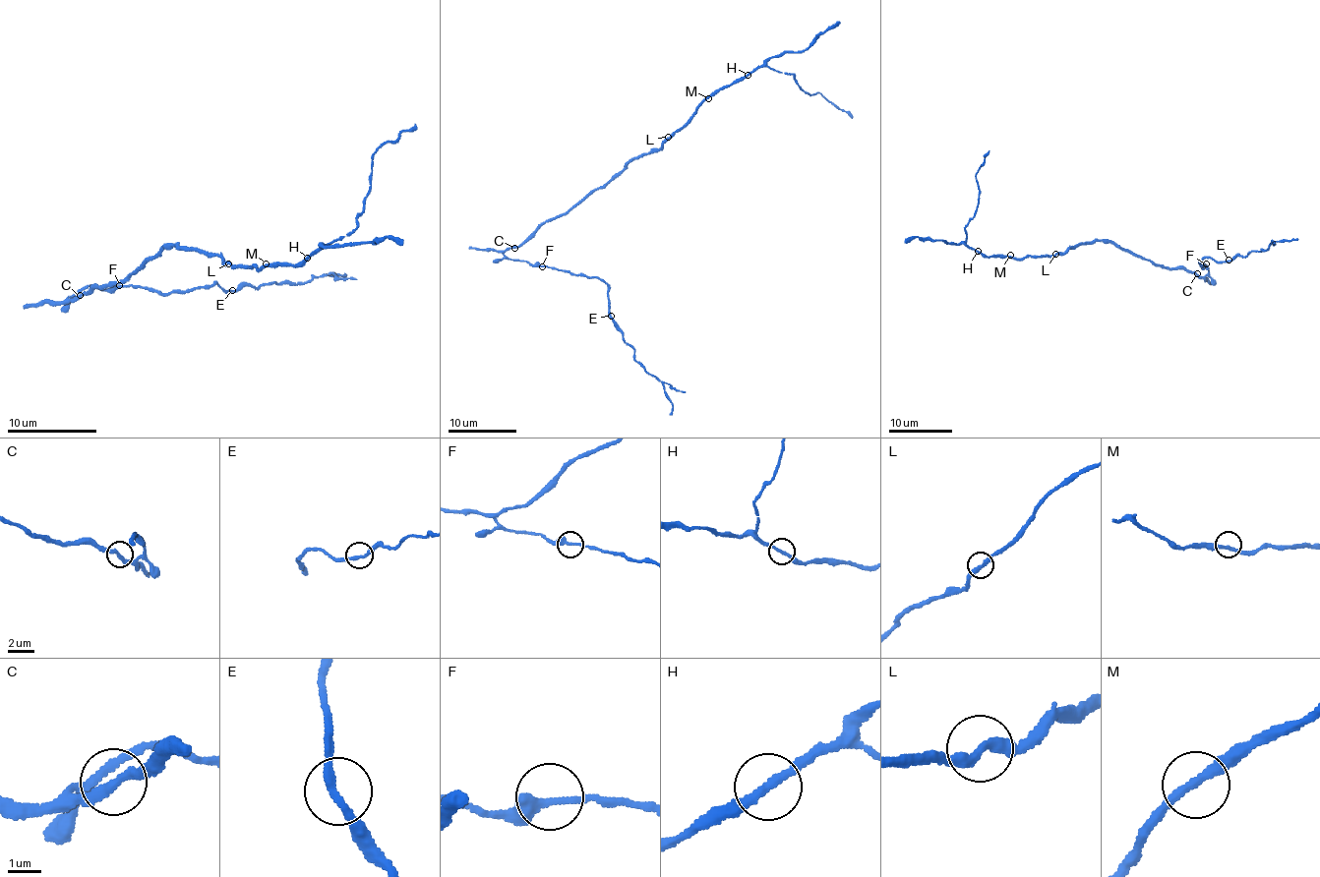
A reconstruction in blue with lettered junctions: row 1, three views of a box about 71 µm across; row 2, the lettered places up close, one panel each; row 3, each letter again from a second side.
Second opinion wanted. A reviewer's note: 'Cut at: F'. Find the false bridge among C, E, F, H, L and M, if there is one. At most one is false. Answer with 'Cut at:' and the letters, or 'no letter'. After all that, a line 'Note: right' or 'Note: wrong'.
Cut at: no letter
Note: wrong

